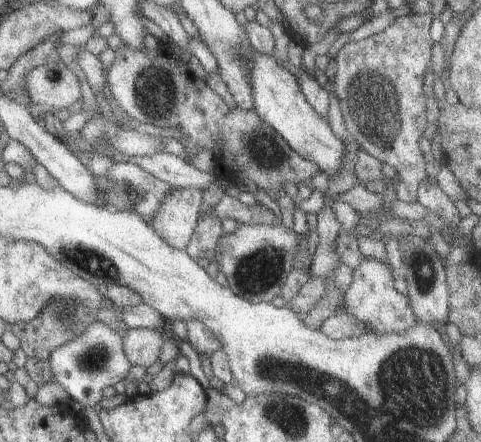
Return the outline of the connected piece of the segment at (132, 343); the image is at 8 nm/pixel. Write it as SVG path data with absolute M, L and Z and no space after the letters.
M135 328L123 334L123 352L127 354L129 364L149 368L159 360L159 348L169 334L149 328Z

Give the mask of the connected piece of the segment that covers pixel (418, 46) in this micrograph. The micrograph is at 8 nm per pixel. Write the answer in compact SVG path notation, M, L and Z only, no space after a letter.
M409 12L373 36L343 44L335 56L331 90L339 100L343 126L361 150L397 170L399 182L393 188L401 202L415 202L417 186L427 178L417 140L425 130L427 98L423 98L421 86L423 72L431 66L431 40L427 34L431 20L431 14Z

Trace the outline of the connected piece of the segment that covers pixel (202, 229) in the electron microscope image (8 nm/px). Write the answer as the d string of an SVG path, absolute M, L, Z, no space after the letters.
M203 208L201 216L193 228L193 236L183 248L201 268L207 268L209 260L215 260L215 248L219 238L223 236L221 232L221 218L213 216L211 210Z

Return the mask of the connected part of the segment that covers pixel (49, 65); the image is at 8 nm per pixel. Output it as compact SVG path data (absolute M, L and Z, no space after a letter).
M57 56L49 58L43 66L33 68L25 76L25 88L29 92L29 100L33 104L41 104L45 110L67 108L81 98L79 78L67 70Z

